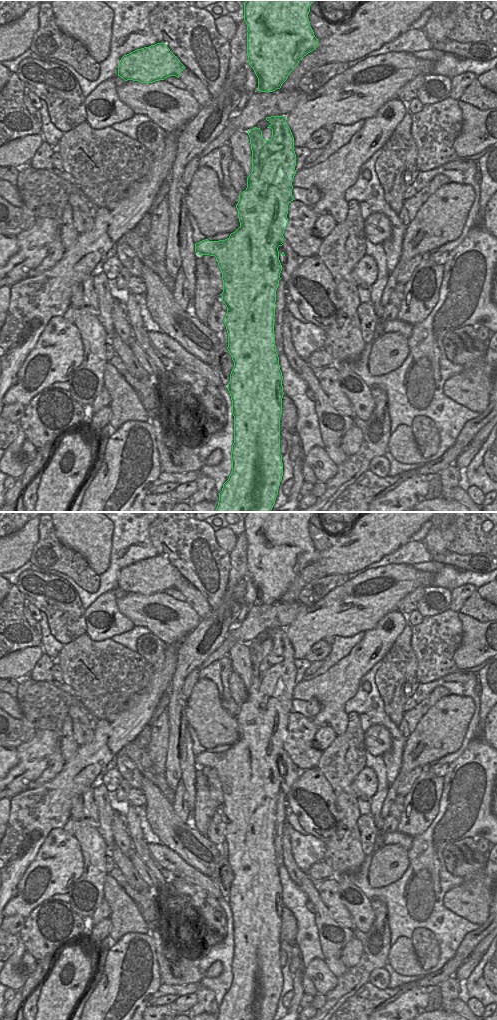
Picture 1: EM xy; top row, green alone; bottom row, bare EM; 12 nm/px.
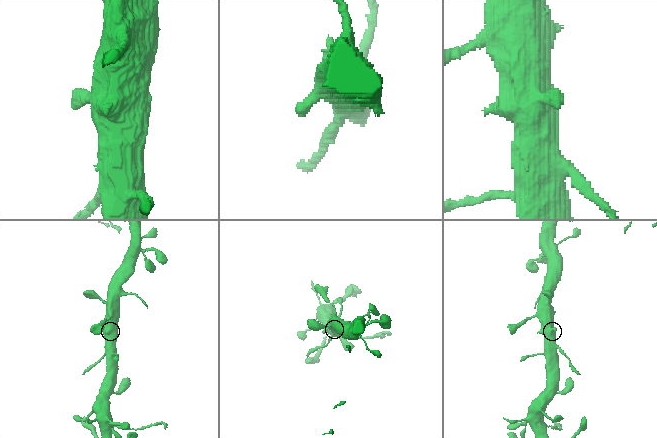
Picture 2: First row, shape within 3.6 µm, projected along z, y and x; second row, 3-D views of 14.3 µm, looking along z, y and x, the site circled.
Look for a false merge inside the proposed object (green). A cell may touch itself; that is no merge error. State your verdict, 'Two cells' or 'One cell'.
Two cells.

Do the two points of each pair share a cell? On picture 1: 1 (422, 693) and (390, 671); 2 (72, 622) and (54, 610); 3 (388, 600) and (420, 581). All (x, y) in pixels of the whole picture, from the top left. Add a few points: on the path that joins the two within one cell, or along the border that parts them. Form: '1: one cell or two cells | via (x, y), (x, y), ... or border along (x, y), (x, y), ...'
1: two cells | border along (419, 683), (416, 690), (410, 696)
2: one cell | via (68, 619), (58, 610)
3: one cell | via (396, 592), (407, 581), (412, 581)

